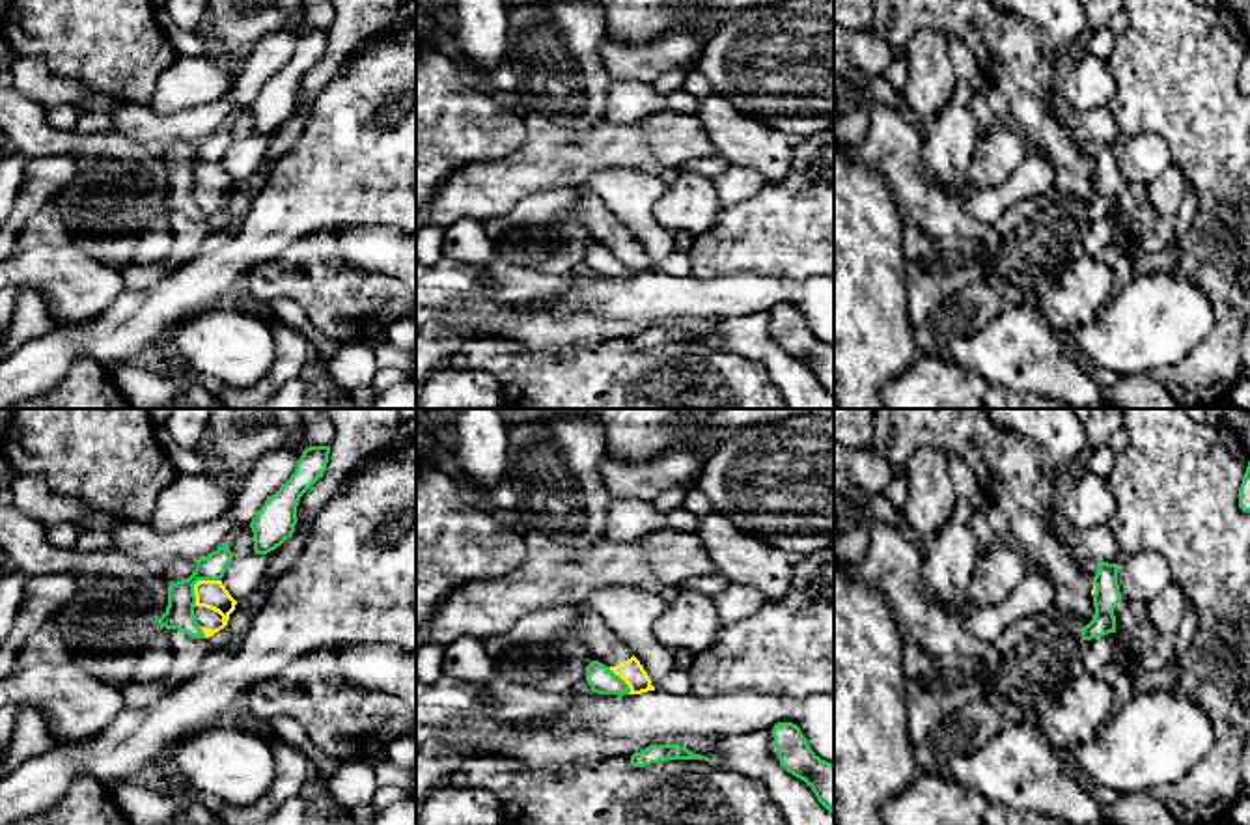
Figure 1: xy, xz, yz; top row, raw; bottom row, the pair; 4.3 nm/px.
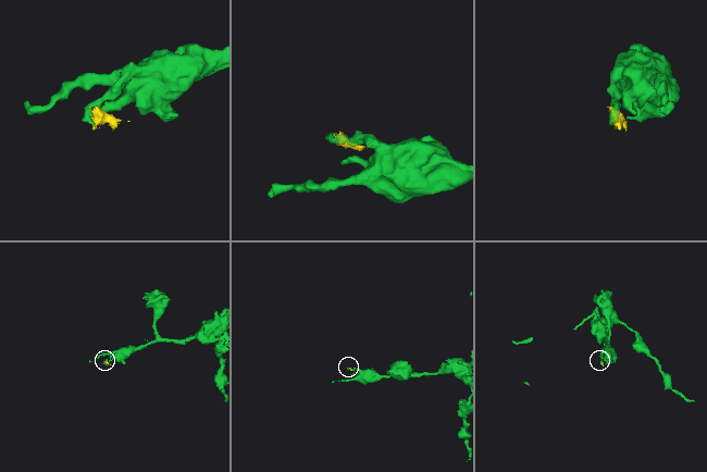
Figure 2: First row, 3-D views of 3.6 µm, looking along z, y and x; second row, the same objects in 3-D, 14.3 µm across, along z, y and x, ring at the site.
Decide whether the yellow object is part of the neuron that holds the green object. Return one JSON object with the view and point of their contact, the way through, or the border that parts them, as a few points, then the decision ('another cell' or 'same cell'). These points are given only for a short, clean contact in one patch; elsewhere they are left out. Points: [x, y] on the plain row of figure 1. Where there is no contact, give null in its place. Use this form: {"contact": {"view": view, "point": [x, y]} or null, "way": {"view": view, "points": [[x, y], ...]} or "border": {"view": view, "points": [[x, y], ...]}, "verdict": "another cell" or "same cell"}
{"contact": {"view": "xy", "point": [196, 163]}, "border": {"view": "xy", "points": [[219, 161], [200, 161], [194, 167], [193, 187]]}, "verdict": "another cell"}

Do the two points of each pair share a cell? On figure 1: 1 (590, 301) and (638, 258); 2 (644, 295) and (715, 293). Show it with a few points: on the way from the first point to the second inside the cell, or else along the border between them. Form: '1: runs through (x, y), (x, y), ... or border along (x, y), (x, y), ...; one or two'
1: border along (655, 271), (629, 277); two
2: runs through (661, 295), (698, 295); one

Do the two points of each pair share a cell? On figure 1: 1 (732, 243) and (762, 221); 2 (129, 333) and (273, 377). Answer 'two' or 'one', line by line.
1: one
2: two

